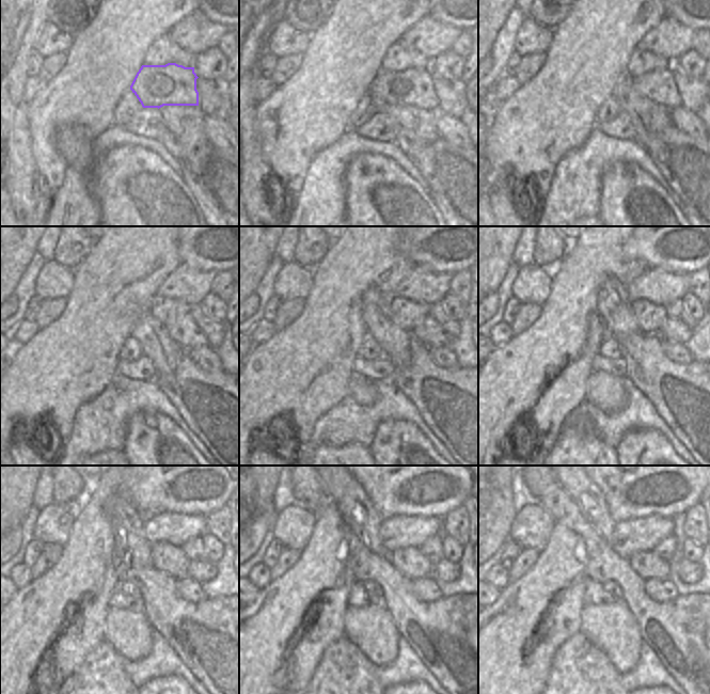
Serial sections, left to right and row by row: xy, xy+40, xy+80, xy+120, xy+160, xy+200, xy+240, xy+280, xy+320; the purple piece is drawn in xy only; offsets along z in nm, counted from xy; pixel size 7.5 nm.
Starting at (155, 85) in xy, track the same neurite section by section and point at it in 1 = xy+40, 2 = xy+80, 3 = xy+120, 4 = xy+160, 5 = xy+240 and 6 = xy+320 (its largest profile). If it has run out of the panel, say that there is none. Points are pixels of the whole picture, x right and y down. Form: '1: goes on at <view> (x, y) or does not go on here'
1: goes on at xy+40 (411, 87)
2: goes on at xy+80 (658, 85)
3: goes on at xy+120 (185, 331)
4: goes on at xy+160 (428, 331)
5: goes on at xy+240 (202, 571)
6: goes on at xy+320 (690, 572)

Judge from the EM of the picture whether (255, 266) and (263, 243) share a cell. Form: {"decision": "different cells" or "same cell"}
{"decision": "same cell"}

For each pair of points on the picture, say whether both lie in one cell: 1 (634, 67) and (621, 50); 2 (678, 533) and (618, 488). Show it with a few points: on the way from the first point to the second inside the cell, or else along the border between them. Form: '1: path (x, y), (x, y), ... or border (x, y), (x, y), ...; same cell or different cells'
1: border (637, 45), (630, 56), (626, 71); different cells
2: border (684, 513), (680, 513), (673, 518); different cells

